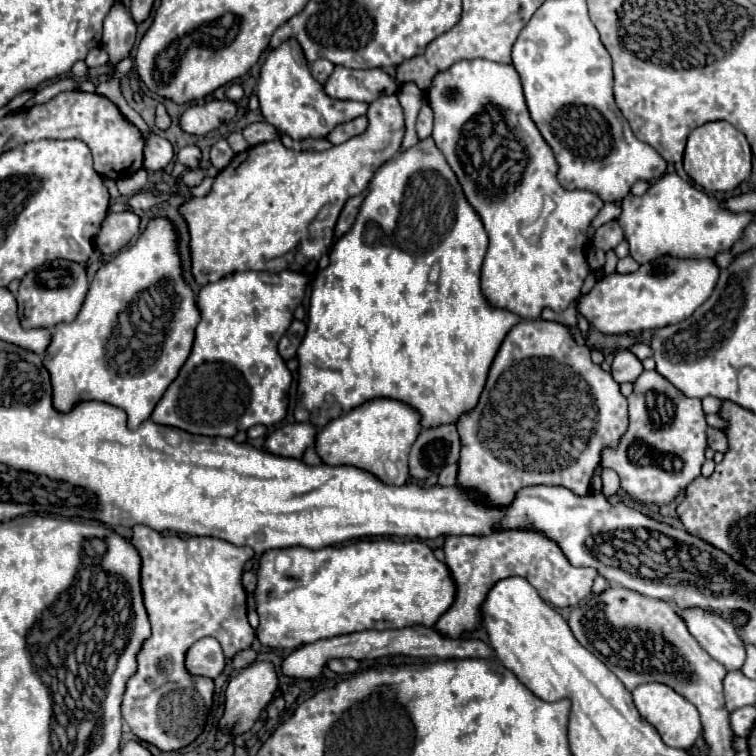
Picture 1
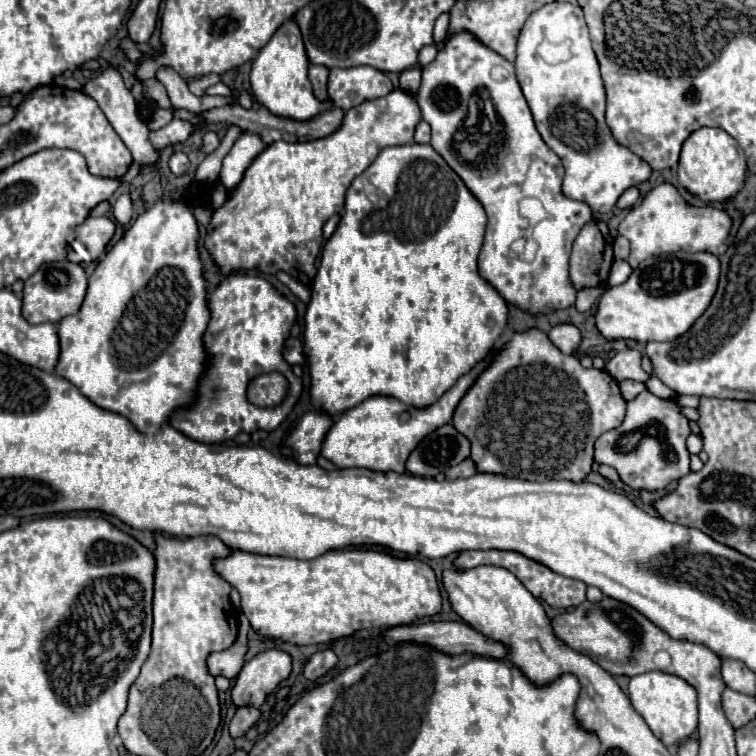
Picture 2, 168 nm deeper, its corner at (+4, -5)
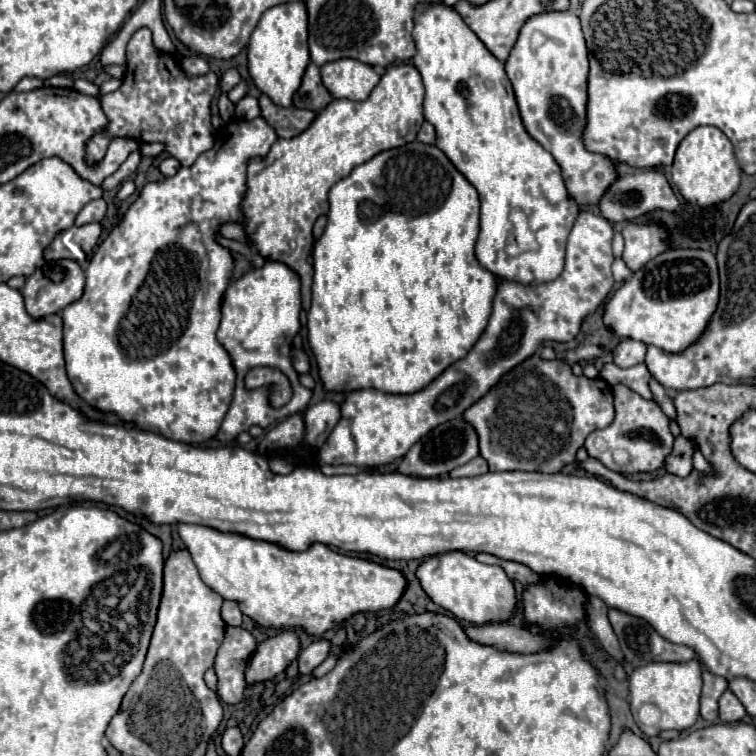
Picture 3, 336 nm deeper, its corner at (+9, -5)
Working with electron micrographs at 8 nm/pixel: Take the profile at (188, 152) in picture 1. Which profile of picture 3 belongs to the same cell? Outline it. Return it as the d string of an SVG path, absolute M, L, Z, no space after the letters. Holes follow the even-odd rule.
M168 156L168 158L164 158L160 162L160 172L164 176L174 176L178 172L178 168L180 168L180 162L176 158L172 158L172 156Z

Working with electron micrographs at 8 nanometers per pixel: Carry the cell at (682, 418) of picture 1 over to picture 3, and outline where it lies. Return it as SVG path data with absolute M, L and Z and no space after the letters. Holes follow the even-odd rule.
M622 384L614 386L614 408L614 422L608 428L596 430L586 438L584 448L588 456L600 460L606 468L622 474L656 472L664 468L666 458L672 454L674 448L674 436L670 432L670 420L662 412L662 408L656 402L644 400L638 392Z

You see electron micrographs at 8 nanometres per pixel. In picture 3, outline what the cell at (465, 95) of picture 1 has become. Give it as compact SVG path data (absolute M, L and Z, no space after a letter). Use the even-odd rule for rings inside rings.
M444 4L420 6L414 22L414 40L418 52L412 58L412 62L418 68L426 88L424 118L436 128L436 146L448 156L448 160L458 168L458 172L480 194L480 234L476 242L478 262L500 280L520 282L526 286L556 280L564 268L566 236L570 234L580 214L578 204L566 192L558 162L526 132L504 64L498 58L494 58L494 54L466 26L466 22L454 8L448 8ZM516 206L532 212L532 224L538 224L534 232L529 229L528 215Z

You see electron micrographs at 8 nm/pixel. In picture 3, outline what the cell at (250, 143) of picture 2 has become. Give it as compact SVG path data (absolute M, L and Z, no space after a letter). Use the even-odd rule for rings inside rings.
M254 118L252 122L248 120L238 120L238 122L230 122L216 138L216 144L212 150L208 150L206 154L200 154L198 160L188 166L188 168L180 168L176 176L164 180L164 182L152 182L146 184L138 196L138 200L128 208L128 212L124 214L124 218L120 220L120 224L110 232L110 236L96 248L90 266L86 270L86 288L84 294L78 302L70 304L68 308L64 308L62 312L62 322L64 322L64 358L66 358L66 372L68 378L76 390L76 394L92 408L106 412L106 414L116 414L122 422L126 424L134 424L140 430L148 430L154 434L160 434L164 438L170 440L180 440L180 442L188 442L188 444L200 444L200 442L208 442L210 438L214 438L214 434L218 432L218 426L230 406L230 398L232 398L232 390L234 390L234 380L236 380L236 372L232 366L230 356L226 354L226 350L220 346L220 342L216 340L216 328L220 324L220 302L222 302L222 294L228 286L228 278L232 274L234 262L232 256L226 248L222 248L216 240L214 240L214 232L218 230L220 222L240 222L242 214L240 214L240 202L242 196L246 192L246 164L252 156L266 156L270 146L276 142L276 134L274 130L266 124L264 118Z

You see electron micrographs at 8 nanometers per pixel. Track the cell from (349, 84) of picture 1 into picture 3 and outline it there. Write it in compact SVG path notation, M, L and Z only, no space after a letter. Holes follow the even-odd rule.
M354 58L334 60L322 66L322 82L332 98L366 100L374 86L380 82L378 72Z

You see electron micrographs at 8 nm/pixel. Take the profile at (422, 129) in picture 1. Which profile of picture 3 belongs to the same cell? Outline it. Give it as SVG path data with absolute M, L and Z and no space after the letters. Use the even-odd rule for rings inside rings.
M424 122L422 128L418 130L418 136L416 136L418 142L424 142L424 144L434 144L436 140L436 134L434 134L434 126L430 122Z

